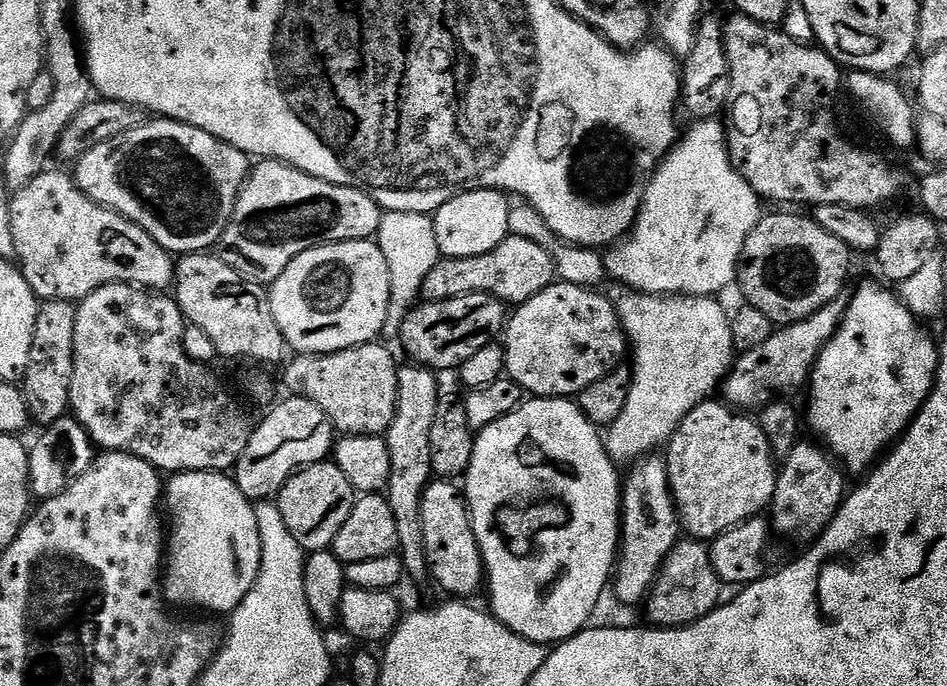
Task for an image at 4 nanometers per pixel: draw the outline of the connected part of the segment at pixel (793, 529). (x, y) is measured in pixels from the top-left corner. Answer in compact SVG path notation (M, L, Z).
M801 438L794 450L790 450L788 457L779 465L776 473L776 485L770 505L770 523L779 535L781 532L792 540L815 540L832 521L846 495L845 469L827 448L816 444L811 444L808 438Z

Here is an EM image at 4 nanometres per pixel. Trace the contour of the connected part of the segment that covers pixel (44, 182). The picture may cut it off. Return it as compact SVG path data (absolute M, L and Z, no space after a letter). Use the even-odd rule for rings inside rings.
M45 170L42 174L38 174L38 178L34 178L24 188L15 189L14 195L10 200L10 234L14 234L15 259L18 261L19 268L24 273L26 282L33 288L36 297L39 297L41 301L71 300L73 302L79 302L86 299L94 290L98 290L107 284L135 284L149 290L168 290L173 287L176 279L176 264L174 263L173 257L165 248L158 246L158 242L154 242L154 238L150 238L150 234L146 234L146 230L142 230L142 226L130 222L122 214L118 214L109 208L103 208L98 202L91 200L78 187L75 179L69 173L67 176L64 172L52 171Z

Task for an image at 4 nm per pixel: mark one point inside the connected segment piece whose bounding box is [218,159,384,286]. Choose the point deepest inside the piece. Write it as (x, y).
(282, 211)

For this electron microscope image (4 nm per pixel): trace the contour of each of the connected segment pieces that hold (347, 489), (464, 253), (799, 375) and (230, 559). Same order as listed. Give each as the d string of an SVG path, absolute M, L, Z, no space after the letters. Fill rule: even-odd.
M325 462L292 473L280 487L278 503L290 534L294 534L298 546L302 546L305 553L311 554L331 549L334 538L338 538L338 530L342 530L346 518L350 518L350 510L354 510L357 499L358 493L350 486L350 478L342 474L336 463Z
M476 188L473 192L460 192L450 198L442 207L436 209L432 221L432 234L435 247L441 257L474 258L478 254L486 254L494 250L510 234L508 223L512 220L512 212L508 209L509 197L496 188Z
M847 299L830 302L822 306L822 310L815 312L809 320L783 325L779 330L773 331L772 336L762 342L762 346L739 353L723 381L723 399L740 410L759 410L772 401L774 394L792 394L788 392L802 387L803 384L805 387L809 383L812 369L816 367L820 351L827 346L829 338L840 329L847 309Z
M178 472L166 484L166 516L170 521L170 531L166 536L166 567L162 572L165 601L169 605L177 604L180 608L205 608L208 612L225 612L225 614L235 612L237 606L242 602L242 598L246 598L246 594L250 594L260 573L260 563L262 562L262 538L258 538L258 518L253 501L246 499L231 475L223 472Z

